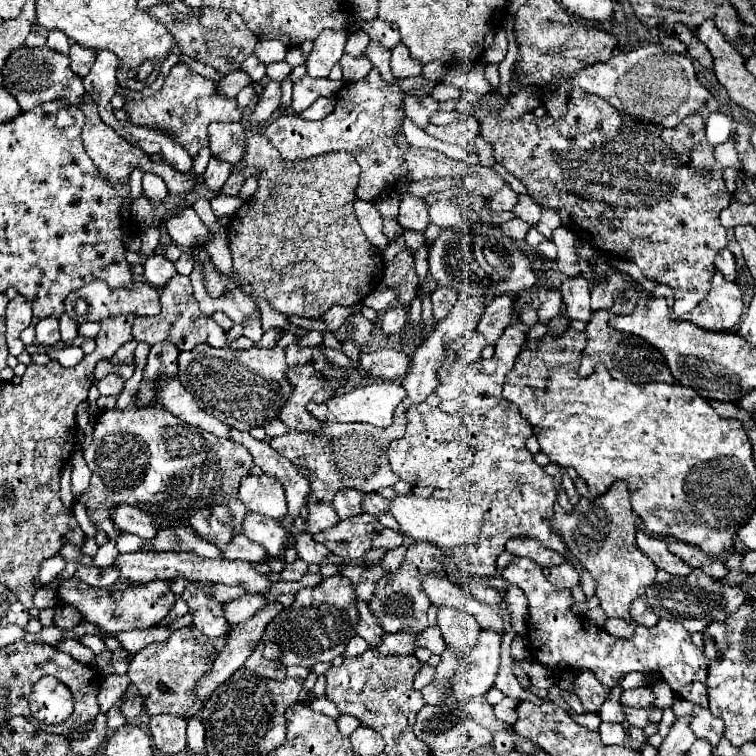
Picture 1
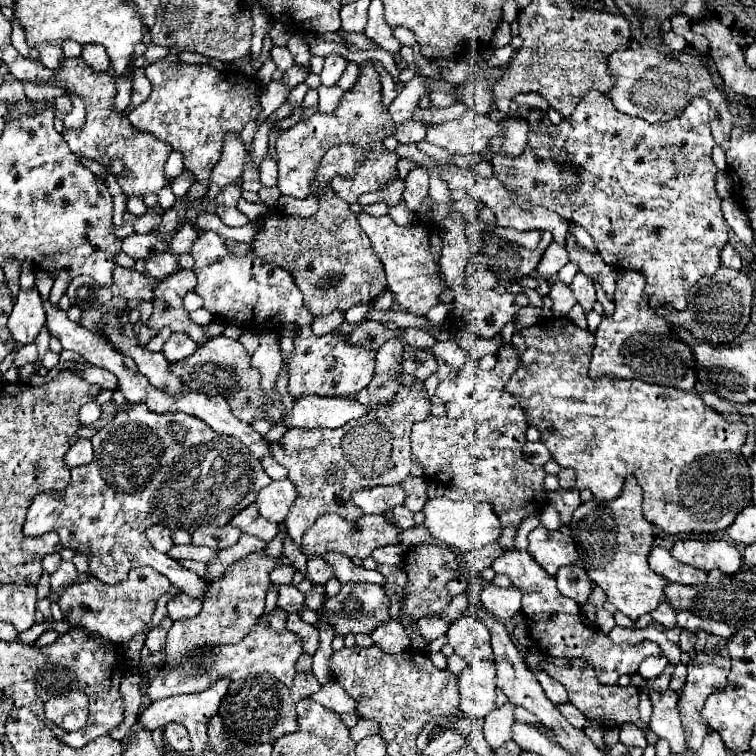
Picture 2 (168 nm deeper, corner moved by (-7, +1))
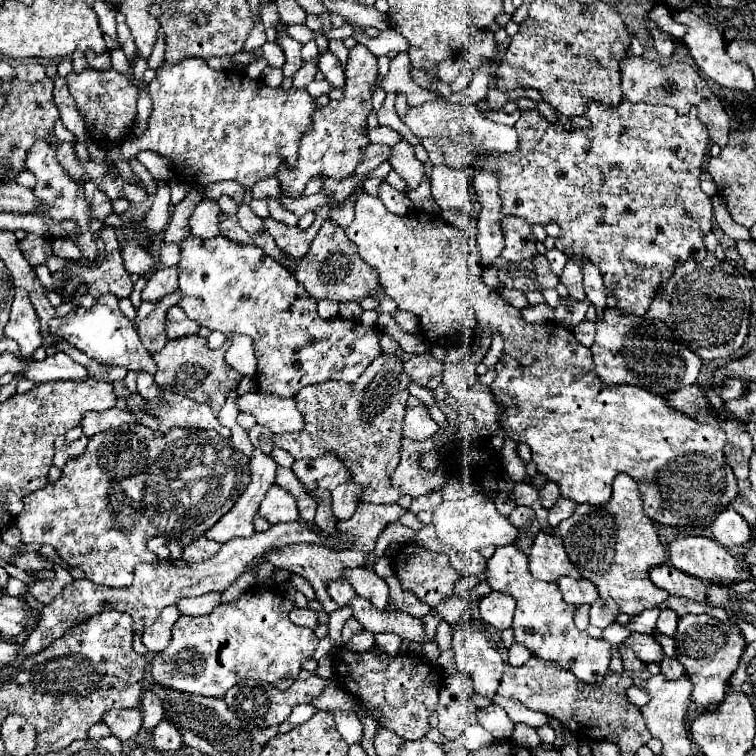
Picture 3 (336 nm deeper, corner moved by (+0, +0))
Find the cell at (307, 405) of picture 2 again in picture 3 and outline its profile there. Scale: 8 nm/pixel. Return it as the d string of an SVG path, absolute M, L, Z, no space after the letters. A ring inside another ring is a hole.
M253 391L237 399L239 411L251 413L257 417L257 423L267 425L273 433L285 431L301 431L305 427L305 419L297 409L293 399L281 399L279 395Z

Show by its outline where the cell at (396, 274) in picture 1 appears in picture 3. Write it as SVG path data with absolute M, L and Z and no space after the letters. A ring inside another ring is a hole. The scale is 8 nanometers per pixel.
M367 193L359 195L355 203L355 219L345 233L357 245L363 261L375 267L383 291L397 303L397 307L419 317L421 335L427 343L453 346L453 343L461 343L462 335L491 335L495 329L503 335L505 349L497 363L497 377L491 383L495 401L505 405L501 425L513 441L531 447L533 463L539 473L547 475L549 481L555 481L563 497L575 503L603 505L611 499L611 483L615 475L623 471L637 481L645 513L661 525L675 527L711 525L713 519L737 499L737 477L727 465L723 453L725 431L709 423L699 423L687 413L671 407L665 397L653 395L641 387L611 387L601 383L594 373L591 349L581 345L573 331L557 323L525 323L521 313L509 301L481 281L475 237L465 237L463 229L445 223L439 215L415 211L413 217L405 217L389 213L381 199Z

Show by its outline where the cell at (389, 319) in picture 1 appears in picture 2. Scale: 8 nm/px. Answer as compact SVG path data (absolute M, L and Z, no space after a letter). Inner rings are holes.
M392 338L384 346L380 346L376 352L376 372L372 382L350 398L368 408L376 408L388 402L392 404L396 398L396 392L402 386L398 380L402 376L402 366L400 366L402 352L404 352L404 346L400 338Z

